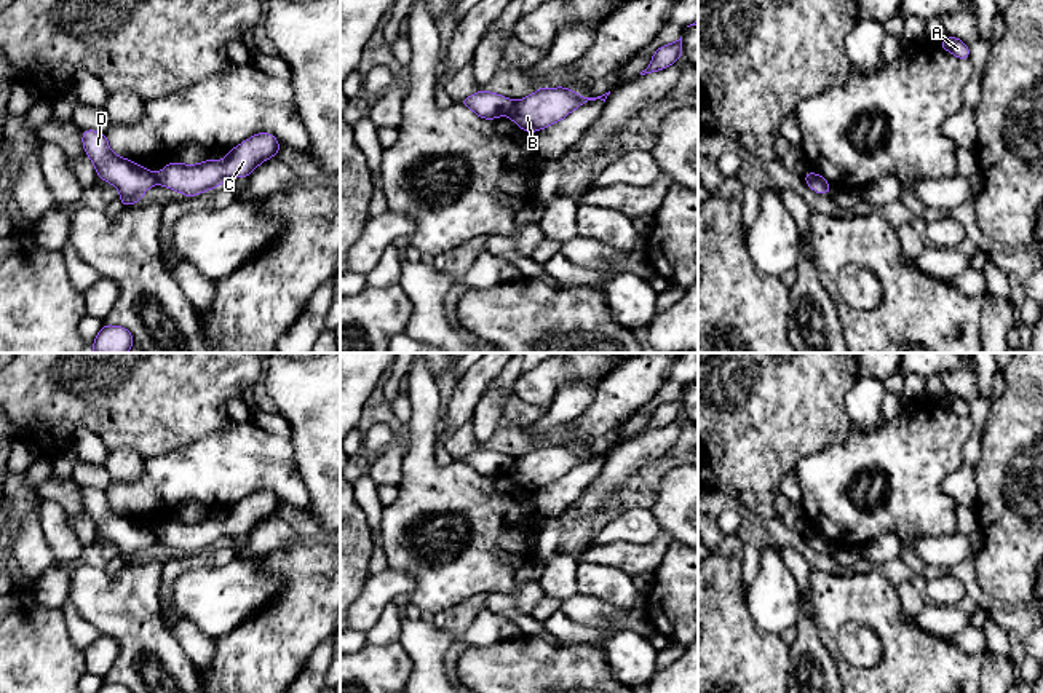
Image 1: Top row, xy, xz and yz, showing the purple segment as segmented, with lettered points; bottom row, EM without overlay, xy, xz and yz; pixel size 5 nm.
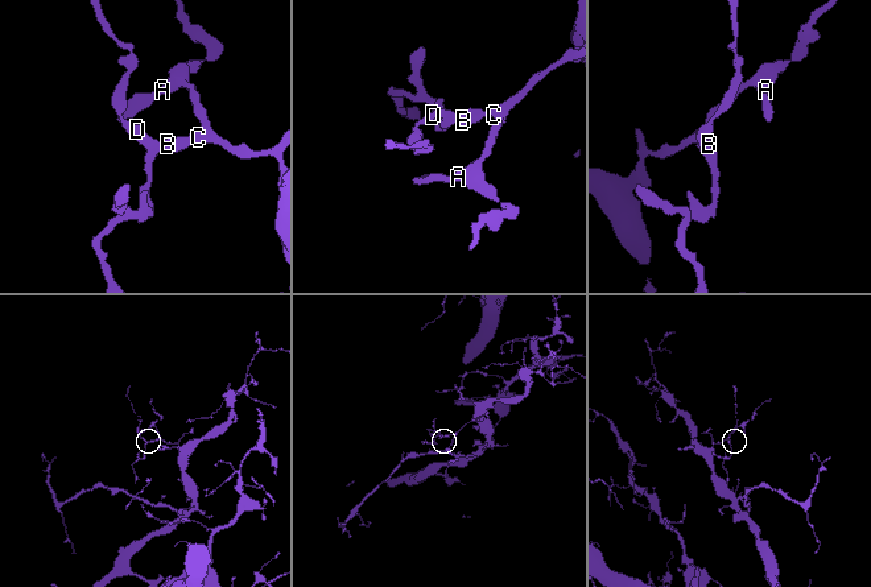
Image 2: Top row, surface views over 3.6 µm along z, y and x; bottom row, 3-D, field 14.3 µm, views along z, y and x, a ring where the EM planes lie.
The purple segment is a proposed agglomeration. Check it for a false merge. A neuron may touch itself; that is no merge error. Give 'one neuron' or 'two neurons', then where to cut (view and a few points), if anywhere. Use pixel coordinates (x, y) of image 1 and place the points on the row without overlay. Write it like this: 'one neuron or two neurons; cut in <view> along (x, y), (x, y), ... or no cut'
two neurons; cut in xz along (515, 460), (507, 471)

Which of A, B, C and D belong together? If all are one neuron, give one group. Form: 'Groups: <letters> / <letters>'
Groups: A B C / D

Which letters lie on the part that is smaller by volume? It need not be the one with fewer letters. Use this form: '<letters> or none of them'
D

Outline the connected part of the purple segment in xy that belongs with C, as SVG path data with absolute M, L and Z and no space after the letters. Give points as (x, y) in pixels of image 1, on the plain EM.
M257 490L227 509L222 519L209 516L198 522L169 519L157 540L184 554L195 554L225 541L230 535L249 535L265 517L278 514L280 498L270 490Z

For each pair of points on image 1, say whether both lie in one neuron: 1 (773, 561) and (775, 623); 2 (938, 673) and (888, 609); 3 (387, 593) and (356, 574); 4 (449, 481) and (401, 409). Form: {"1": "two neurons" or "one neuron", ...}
{"1": "one neuron", "2": "one neuron", "3": "two neurons", "4": "two neurons"}

